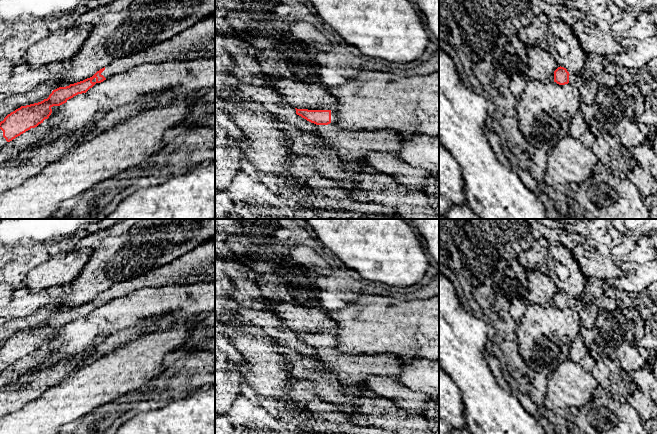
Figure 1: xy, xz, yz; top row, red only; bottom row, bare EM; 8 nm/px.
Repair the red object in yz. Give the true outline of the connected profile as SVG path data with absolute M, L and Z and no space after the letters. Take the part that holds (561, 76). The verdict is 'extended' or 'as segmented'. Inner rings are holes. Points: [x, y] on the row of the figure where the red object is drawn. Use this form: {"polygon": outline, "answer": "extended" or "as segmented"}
{"polygon": "M558 67L554 71L554 82L559 85L571 84L578 88L581 102L591 105L599 91L597 82L590 78L585 78L582 74L570 74L566 68Z", "answer": "extended"}

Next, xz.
{"polygon": "M296 109L296 114L306 119L307 121L317 125L317 130L314 132L315 138L322 140L335 155L345 163L362 163L365 155L368 152L378 151L387 152L391 155L399 157L399 151L402 146L404 135L390 130L381 131L353 131L340 128L337 125L337 112L332 110L308 110Z", "answer": "extended"}

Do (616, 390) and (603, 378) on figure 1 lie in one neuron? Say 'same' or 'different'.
same

